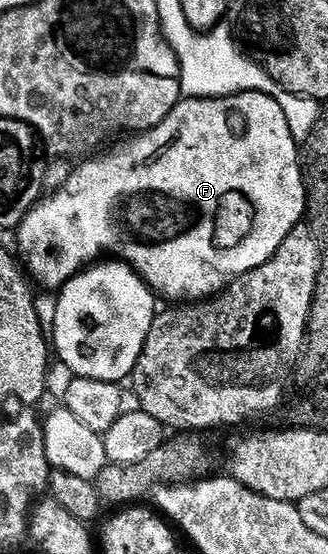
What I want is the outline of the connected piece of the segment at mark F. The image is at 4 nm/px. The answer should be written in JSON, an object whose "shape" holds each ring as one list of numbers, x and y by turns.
{"shape":[[236,92,234,96,214,96,212,98,182,98,180,102,155,126,146,132,138,132,122,139,114,152,94,155,73,169,71,178,67,178,67,186,48,198,42,199,23,218,20,228,16,229,17,244,25,255,24,267,34,281,38,280,45,288,60,290,65,283,82,271,86,266,98,261,103,252,114,252,118,261,129,265,138,272,141,279,153,289,158,297,173,300,169,302,200,302,218,292,224,292,232,280,243,274,263,266,279,250,283,238,291,234,291,230,302,223,307,212,305,199,305,182,303,179,303,160,299,155,299,141,291,134,287,114,283,114,283,106,262,92]]}

